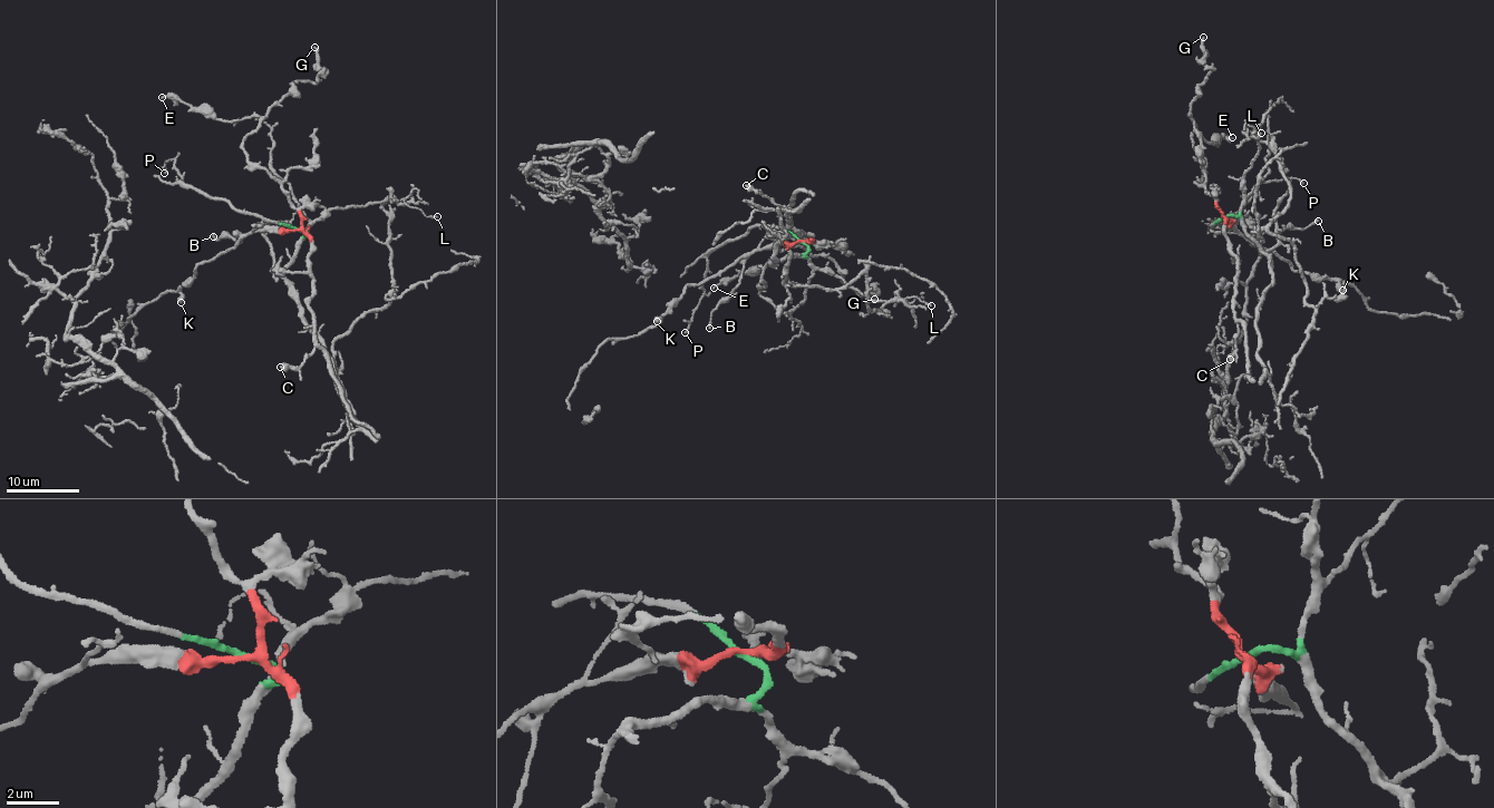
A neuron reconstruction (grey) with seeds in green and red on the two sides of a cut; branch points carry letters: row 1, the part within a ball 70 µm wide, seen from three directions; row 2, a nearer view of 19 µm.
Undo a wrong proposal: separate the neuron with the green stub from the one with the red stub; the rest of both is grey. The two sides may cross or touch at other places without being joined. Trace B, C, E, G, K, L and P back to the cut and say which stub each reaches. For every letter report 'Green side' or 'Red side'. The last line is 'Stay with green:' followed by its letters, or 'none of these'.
B: Red side
C: Red side
E: Red side
G: Red side
K: Red side
L: Green side
P: Green side
Stay with green: L, P

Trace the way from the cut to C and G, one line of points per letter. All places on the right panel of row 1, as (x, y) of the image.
C: (1223, 216), (1230, 252), (1237, 258), (1234, 297), (1238, 328), (1235, 351), (1230, 360)
G: (1223, 216), (1195, 183), (1204, 161), (1193, 145), (1189, 112), (1213, 68), (1204, 62), (1203, 37)

